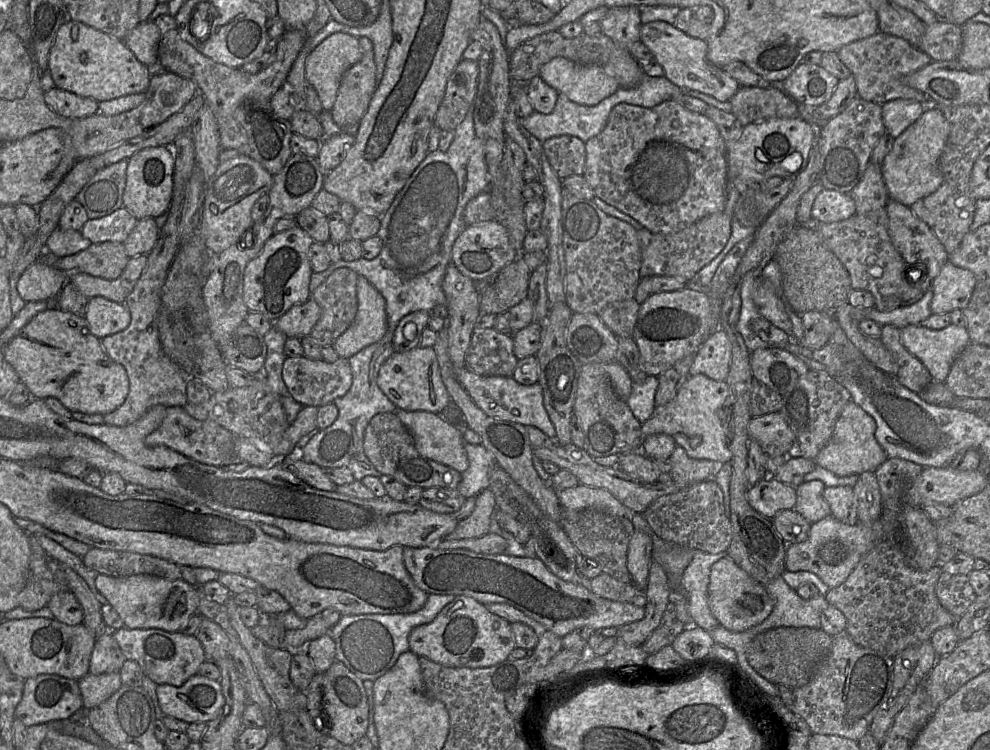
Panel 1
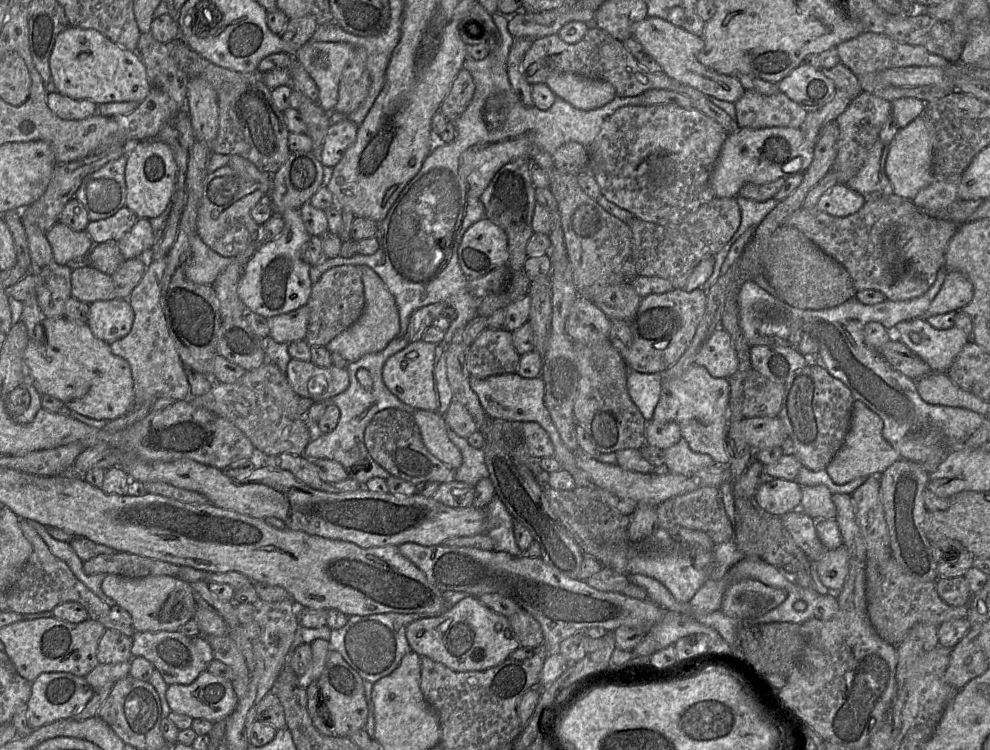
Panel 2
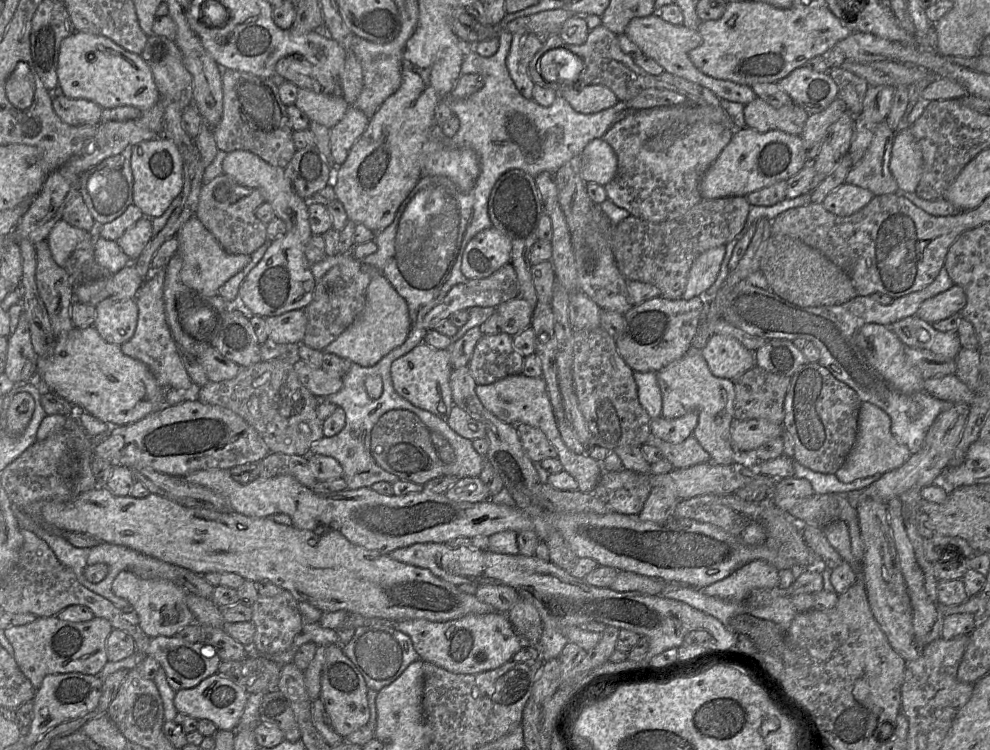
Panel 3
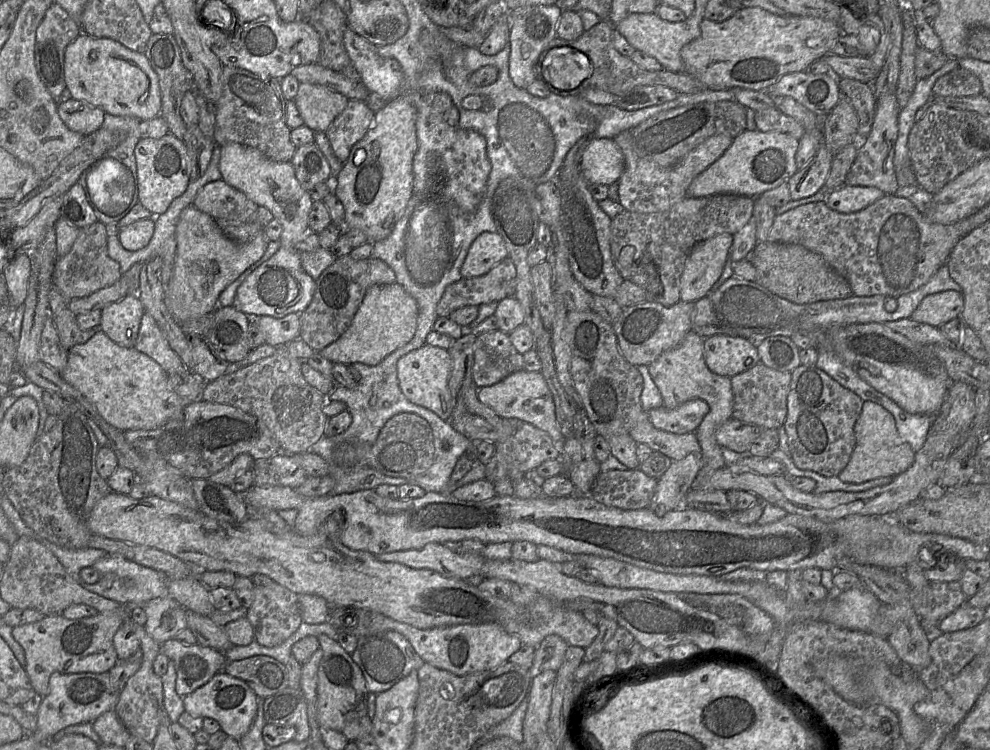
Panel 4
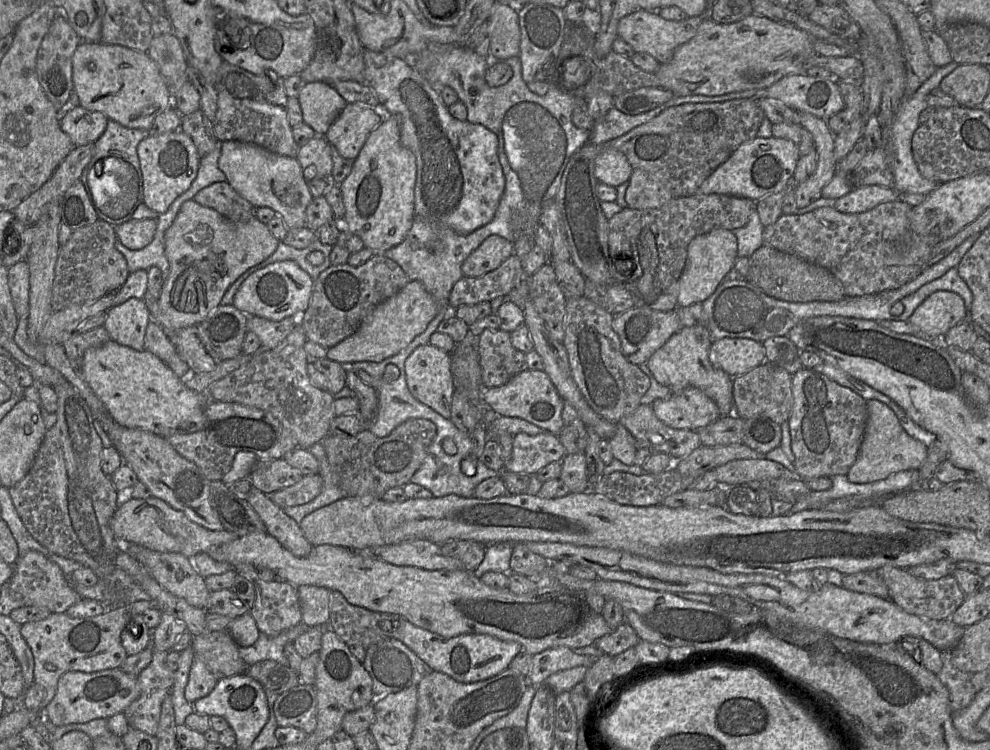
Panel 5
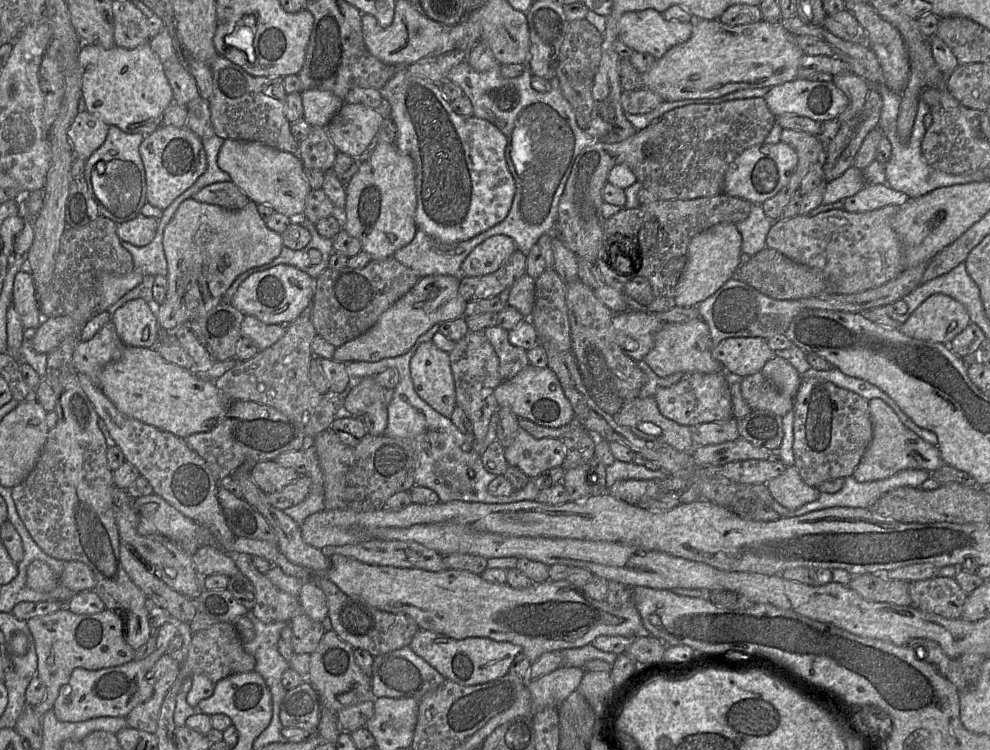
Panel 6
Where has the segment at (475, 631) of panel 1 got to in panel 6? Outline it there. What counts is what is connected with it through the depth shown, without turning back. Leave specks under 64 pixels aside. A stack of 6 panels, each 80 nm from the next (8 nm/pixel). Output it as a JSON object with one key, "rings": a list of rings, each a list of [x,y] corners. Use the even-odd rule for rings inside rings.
{"rings":[[[419,629],[414,635],[410,649],[436,669],[446,680],[461,686],[484,684],[509,673],[510,666],[521,646],[499,642],[487,637],[470,637],[462,640],[449,638],[430,630]]]}

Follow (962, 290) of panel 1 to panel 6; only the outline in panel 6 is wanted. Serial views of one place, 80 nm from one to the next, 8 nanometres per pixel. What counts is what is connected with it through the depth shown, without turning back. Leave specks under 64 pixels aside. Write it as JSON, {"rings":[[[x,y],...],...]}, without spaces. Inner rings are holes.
{"rings":[[[935,293],[929,296],[902,324],[899,330],[912,338],[949,345],[971,322],[966,307],[953,297]]]}

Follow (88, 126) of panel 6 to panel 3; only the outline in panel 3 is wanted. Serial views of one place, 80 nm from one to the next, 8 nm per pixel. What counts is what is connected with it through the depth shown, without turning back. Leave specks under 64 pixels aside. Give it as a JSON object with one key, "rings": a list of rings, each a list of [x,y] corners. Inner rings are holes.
{"rings":[[[64,95],[53,96],[52,107],[57,116],[71,126],[99,125],[102,122],[103,108],[86,99],[72,99]]]}

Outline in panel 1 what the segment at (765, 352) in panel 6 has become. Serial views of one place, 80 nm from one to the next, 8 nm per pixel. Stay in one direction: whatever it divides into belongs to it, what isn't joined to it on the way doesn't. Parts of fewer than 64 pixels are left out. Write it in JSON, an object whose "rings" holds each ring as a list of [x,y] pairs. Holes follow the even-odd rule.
{"rings":[[[718,328],[699,347],[690,367],[690,376],[703,374],[715,381],[726,381],[732,360],[732,346],[727,333]]]}

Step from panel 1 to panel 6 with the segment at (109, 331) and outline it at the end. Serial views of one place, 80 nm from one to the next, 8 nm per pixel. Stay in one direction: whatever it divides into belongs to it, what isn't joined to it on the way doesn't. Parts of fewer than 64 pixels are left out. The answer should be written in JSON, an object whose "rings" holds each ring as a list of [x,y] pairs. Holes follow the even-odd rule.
{"rings":[[[134,299],[119,307],[111,315],[110,322],[115,325],[119,338],[126,346],[154,348],[160,340],[161,327],[157,320],[156,311],[143,299]]]}

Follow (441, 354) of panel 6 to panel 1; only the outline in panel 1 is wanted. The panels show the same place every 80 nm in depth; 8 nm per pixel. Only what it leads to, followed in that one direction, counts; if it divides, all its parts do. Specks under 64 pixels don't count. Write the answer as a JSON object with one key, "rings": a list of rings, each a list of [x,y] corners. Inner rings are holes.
{"rings":[[[418,346],[405,352],[394,352],[381,366],[377,385],[397,408],[405,411],[428,411],[440,414],[451,401],[441,379],[433,346]]]}

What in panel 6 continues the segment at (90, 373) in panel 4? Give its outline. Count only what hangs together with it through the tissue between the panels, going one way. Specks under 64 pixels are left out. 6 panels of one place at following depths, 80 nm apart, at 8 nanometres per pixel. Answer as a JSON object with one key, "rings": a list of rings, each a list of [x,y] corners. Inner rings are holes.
{"rings":[[[126,346],[125,350],[118,361],[111,362],[105,366],[100,376],[100,389],[105,394],[105,396],[116,406],[116,408],[123,414],[141,421],[145,424],[153,426],[161,431],[172,433],[178,437],[186,438],[195,433],[208,432],[215,428],[225,417],[228,410],[230,399],[225,396],[215,385],[214,381],[203,380],[199,378],[191,370],[182,368],[176,364],[167,362],[164,360],[160,354],[154,348],[142,348],[142,347],[132,347]]]}

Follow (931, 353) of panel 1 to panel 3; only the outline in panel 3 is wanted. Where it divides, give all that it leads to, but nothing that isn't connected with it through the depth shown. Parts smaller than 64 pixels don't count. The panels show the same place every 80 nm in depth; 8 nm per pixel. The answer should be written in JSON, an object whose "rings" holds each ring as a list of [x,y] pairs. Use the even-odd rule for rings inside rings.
{"rings":[[[916,316],[898,320],[889,328],[905,346],[929,350],[947,359],[955,359],[962,348],[957,332],[938,331]]]}

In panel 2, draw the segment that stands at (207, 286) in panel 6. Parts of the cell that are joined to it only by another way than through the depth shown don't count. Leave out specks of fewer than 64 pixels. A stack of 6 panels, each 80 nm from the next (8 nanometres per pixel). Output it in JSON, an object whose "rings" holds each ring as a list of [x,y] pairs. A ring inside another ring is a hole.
{"rings":[[[195,234],[191,241],[191,258],[187,264],[186,277],[194,283],[212,286],[231,262],[232,258],[220,256]]]}

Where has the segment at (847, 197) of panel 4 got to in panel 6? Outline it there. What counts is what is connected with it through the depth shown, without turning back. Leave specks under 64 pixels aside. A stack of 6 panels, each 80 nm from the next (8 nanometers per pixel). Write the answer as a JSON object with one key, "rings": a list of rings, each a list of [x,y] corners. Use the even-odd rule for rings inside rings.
{"rings":[[[887,184],[866,185],[855,195],[843,200],[843,210],[850,213],[869,212],[888,205],[901,206],[909,197]]]}

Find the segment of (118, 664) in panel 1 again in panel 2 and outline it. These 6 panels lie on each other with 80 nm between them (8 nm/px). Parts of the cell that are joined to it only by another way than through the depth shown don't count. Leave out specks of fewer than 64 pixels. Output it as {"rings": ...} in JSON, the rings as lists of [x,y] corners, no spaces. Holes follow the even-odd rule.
{"rings":[[[106,629],[98,644],[98,663],[115,664],[130,661],[132,659],[131,647],[132,637],[113,629]]]}

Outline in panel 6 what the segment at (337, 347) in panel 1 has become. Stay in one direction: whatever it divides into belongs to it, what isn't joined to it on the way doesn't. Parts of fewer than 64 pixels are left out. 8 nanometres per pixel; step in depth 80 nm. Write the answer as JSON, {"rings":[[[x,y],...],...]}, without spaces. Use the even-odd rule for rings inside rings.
{"rings":[[[430,275],[417,284],[385,311],[367,332],[336,348],[333,359],[338,362],[377,362],[408,352],[417,339],[432,326],[464,317],[467,302],[459,294],[460,277]]]}

